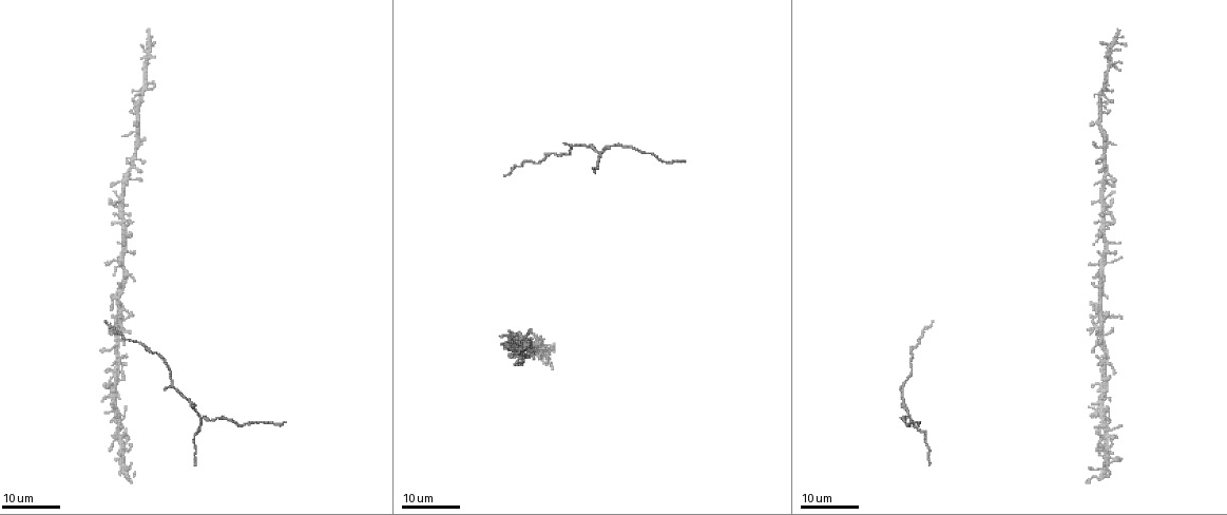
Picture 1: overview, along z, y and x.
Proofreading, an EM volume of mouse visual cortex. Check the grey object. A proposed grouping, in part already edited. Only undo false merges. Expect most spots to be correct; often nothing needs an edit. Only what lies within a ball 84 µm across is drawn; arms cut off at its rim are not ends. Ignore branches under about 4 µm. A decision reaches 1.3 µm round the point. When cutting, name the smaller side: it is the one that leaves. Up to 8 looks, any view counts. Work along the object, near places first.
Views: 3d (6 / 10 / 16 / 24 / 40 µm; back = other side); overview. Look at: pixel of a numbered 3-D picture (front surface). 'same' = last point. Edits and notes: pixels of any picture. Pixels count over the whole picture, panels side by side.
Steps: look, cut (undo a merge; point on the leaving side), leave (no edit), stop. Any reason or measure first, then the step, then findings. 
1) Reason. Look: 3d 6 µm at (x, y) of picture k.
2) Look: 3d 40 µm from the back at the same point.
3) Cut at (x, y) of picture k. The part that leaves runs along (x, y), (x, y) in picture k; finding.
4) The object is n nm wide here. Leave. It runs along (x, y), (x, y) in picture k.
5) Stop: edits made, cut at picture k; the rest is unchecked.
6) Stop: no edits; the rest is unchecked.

Look: 3d 24 µm at (903, 387) of picture 1.

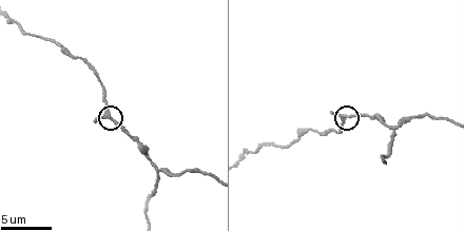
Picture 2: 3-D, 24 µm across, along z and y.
Closer look. Look: 3d 10 µm at (349, 118) of picture 2.

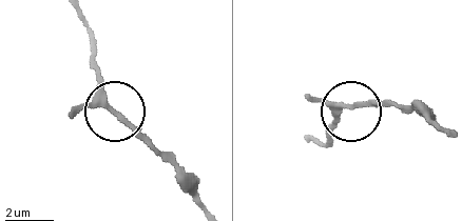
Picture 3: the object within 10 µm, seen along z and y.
Leave. It runs along (306, 138), (328, 143), (342, 112), (392, 101) in picture 3; one neuron here.

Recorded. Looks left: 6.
Three-way junction. Look: 3d 16 µm at (160, 169) of picture 2.

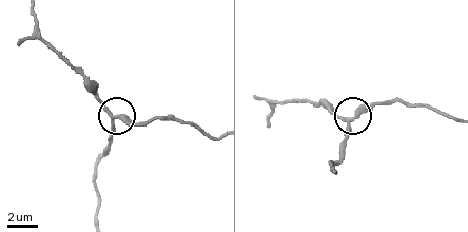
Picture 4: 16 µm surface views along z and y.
Look: 3d 6 µm at (117, 118) of picture 4.

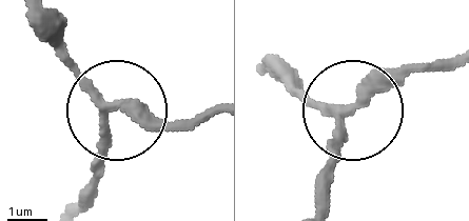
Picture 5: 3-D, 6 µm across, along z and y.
3 arms meet here. Leave. One neuron here.

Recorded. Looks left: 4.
Thick turns thin. Look: 3d 6 µm at (331, 130) of picture 2.

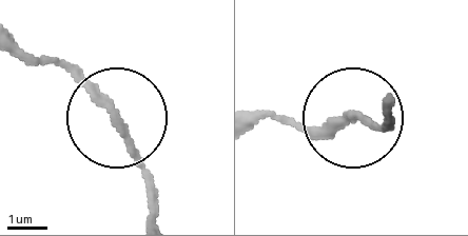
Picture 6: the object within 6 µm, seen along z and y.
Leave. Continuous, no second neuron.

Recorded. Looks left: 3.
Look: 3d 24 µm at (1088, 329) of picture 1.

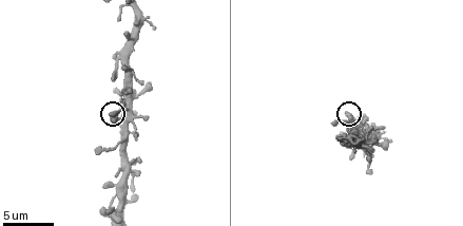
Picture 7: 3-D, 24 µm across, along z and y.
Closer look. Look: 3d 10 µm at (346, 113) of picture 7.

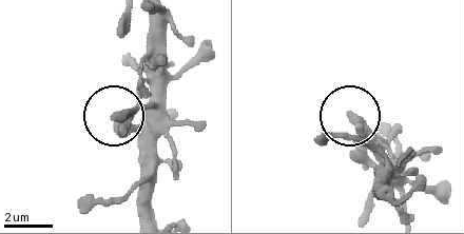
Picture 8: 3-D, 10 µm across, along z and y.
Leave. It runs along (114, 114), (165, 108) in picture 8; all the same neuron.

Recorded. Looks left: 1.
Stop: no edits; the rest is unchecked.

